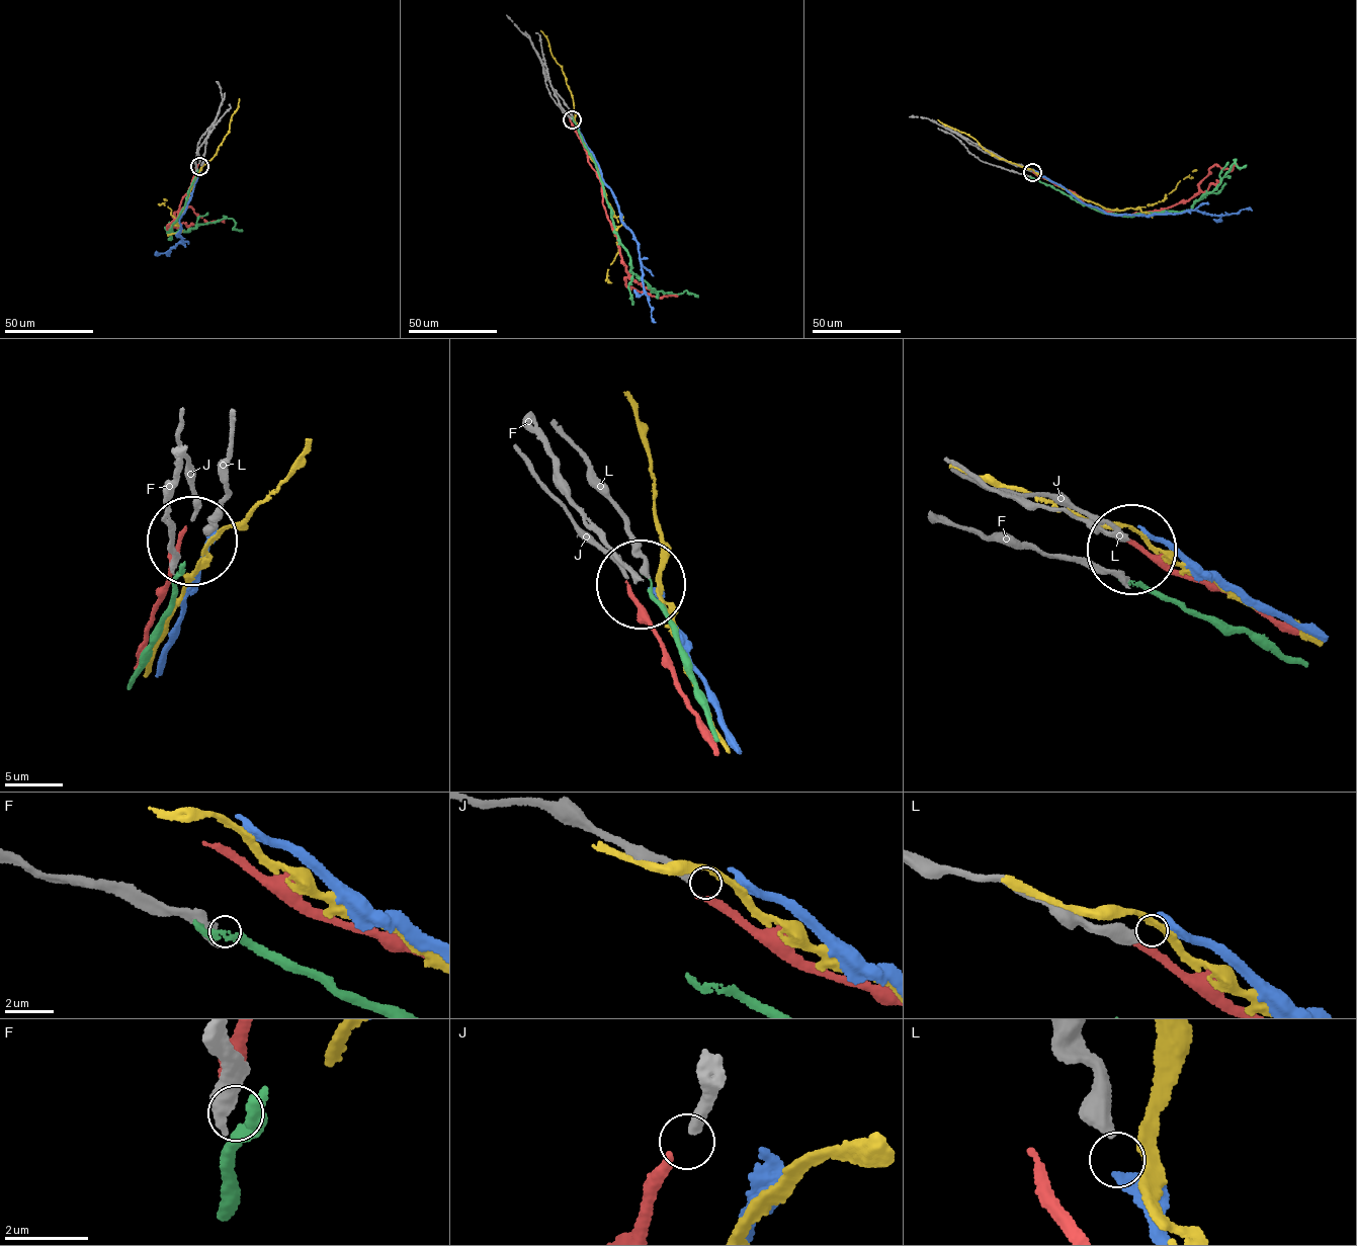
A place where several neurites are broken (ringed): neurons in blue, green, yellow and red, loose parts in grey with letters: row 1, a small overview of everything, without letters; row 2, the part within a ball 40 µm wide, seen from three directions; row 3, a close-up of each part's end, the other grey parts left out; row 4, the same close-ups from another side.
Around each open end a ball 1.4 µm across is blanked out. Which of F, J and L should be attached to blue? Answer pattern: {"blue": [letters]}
{"blue": []}

